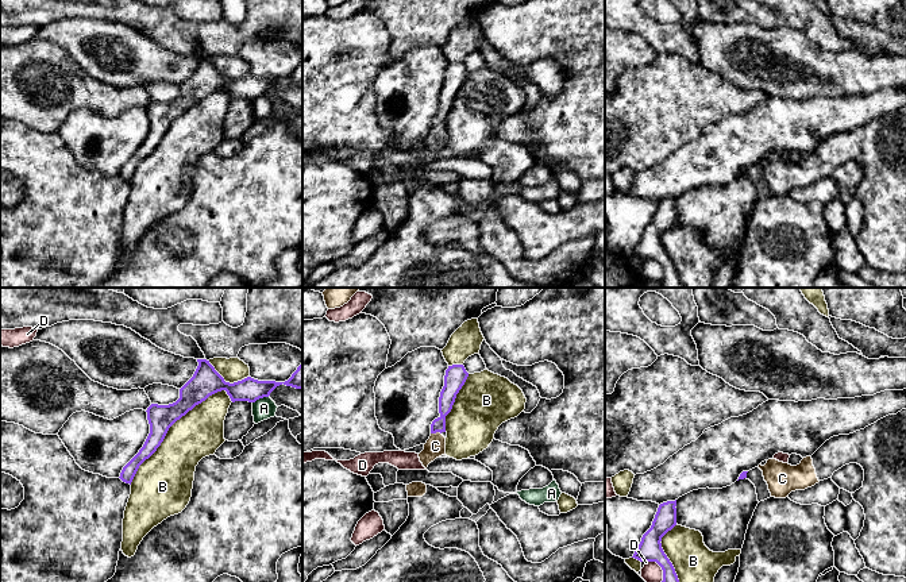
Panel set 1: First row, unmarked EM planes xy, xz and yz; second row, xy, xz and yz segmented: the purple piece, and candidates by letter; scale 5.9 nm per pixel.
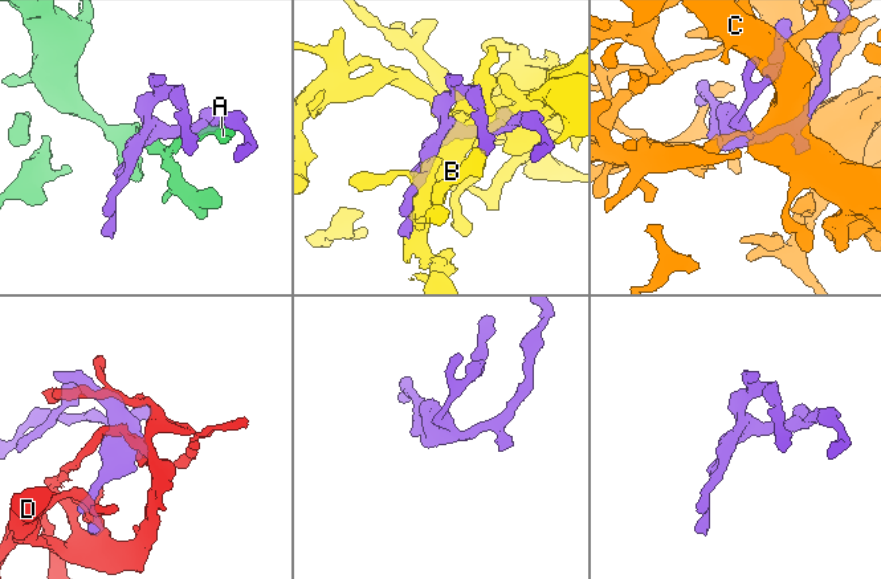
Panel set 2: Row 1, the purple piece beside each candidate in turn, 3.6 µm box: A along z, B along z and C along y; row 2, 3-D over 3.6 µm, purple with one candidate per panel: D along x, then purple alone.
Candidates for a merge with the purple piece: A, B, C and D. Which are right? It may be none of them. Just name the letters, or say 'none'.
C

